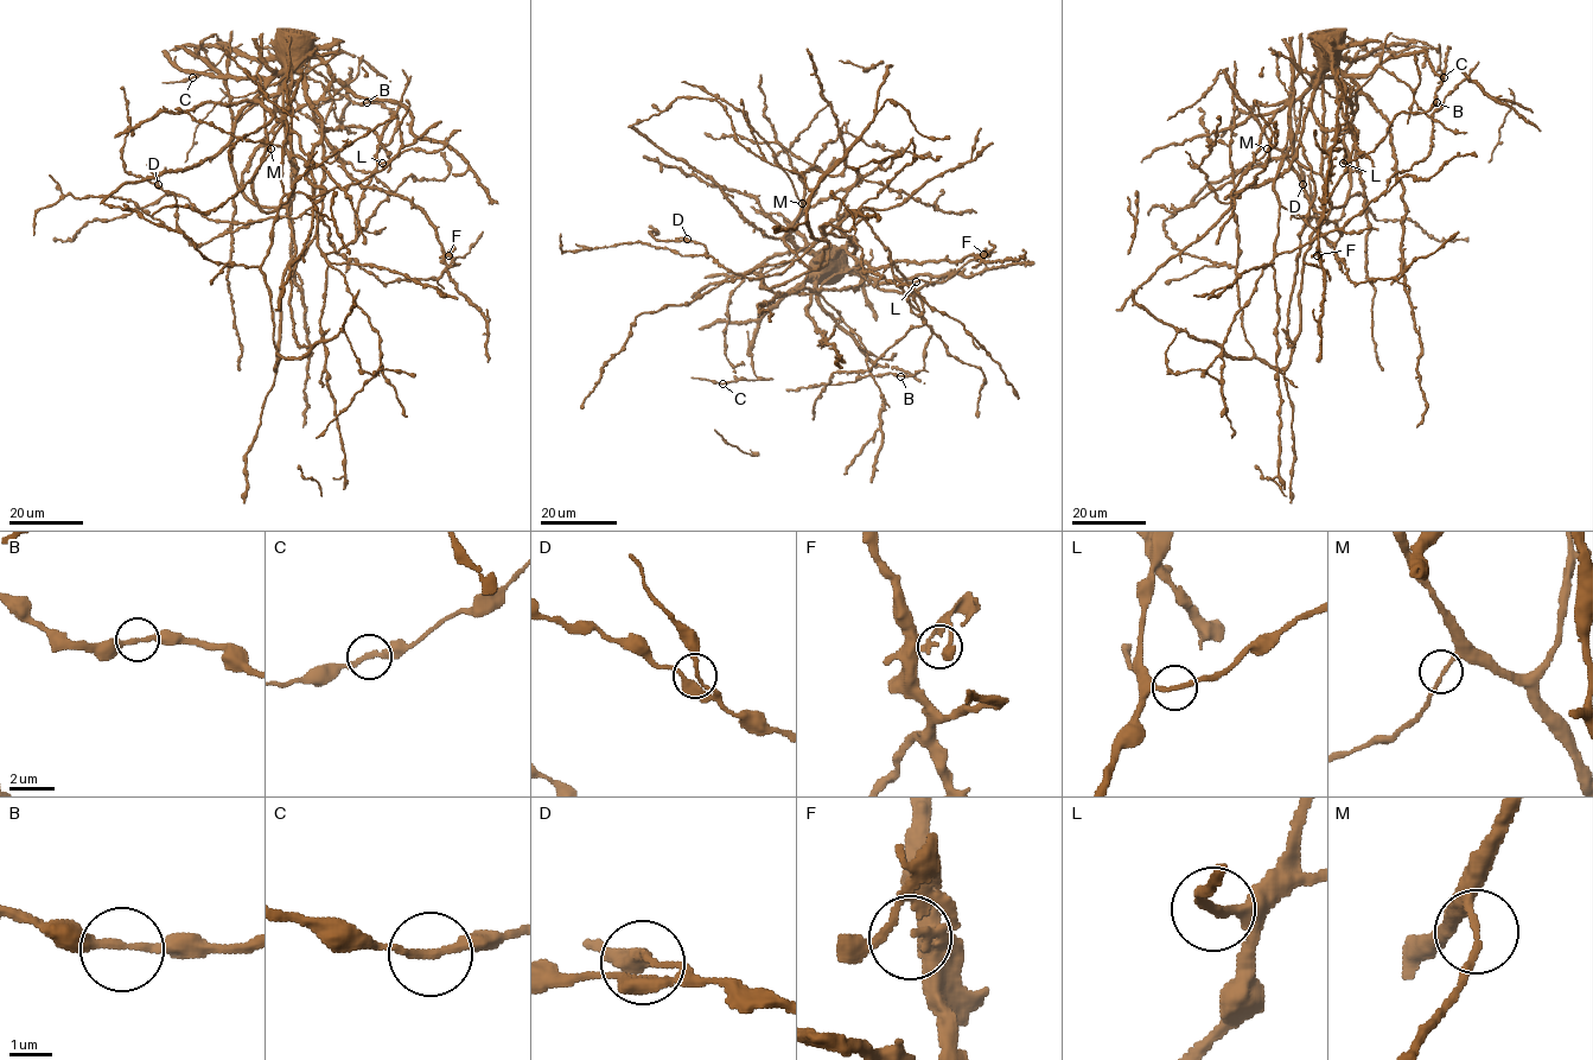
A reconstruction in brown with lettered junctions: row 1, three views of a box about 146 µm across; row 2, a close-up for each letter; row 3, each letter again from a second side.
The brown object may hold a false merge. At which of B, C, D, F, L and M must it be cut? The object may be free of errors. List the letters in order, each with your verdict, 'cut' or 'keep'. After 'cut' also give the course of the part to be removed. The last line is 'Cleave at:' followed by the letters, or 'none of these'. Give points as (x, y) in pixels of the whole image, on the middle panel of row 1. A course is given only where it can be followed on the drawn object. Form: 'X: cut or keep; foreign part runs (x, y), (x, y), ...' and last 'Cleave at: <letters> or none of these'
B: keep
C: keep
D: keep
F: keep
L: keep
M: keep
Cleave at: none of these

